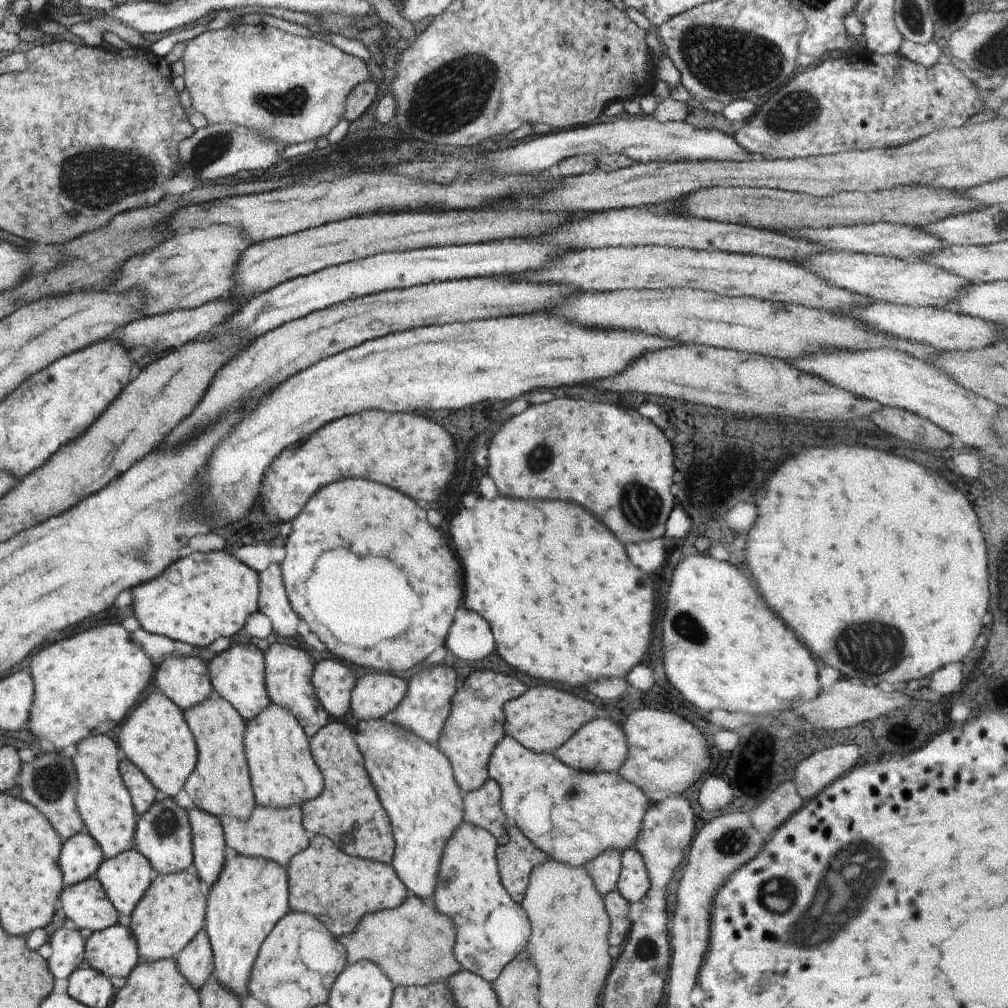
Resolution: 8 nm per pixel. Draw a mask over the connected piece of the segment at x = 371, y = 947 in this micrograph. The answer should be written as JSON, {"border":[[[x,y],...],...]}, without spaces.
{"border":[[[408,894],[400,906],[363,915],[362,920],[353,927],[354,932],[337,938],[347,951],[347,964],[356,964],[360,960],[374,962],[382,968],[382,972],[385,972],[395,987],[406,985],[421,987],[432,982],[446,981],[449,976],[462,970],[461,964],[454,958],[453,953],[457,936],[454,922],[449,916],[438,912],[432,900],[427,902],[416,895]]]}

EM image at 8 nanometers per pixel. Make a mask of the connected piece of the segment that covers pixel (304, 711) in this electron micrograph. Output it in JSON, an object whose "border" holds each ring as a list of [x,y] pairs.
{"border":[[[284,643],[272,644],[264,652],[264,674],[266,674],[266,692],[270,700],[292,713],[302,725],[306,736],[311,739],[320,728],[324,728],[328,722],[328,712],[322,708],[322,704],[316,696],[316,691],[311,682],[315,662],[308,658],[308,650],[300,650]]]}

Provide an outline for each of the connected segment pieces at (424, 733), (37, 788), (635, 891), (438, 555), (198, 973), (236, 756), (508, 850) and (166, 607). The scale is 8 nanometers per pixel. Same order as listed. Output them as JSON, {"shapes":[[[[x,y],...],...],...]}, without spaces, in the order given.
{"shapes":[[[[436,664],[421,672],[416,672],[407,681],[404,700],[390,712],[388,719],[402,726],[404,730],[409,730],[412,734],[420,736],[426,742],[435,744],[442,728],[444,728],[444,722],[450,714],[452,698],[456,694],[456,682],[458,682],[458,676],[456,676],[454,668],[445,664]]],[[[58,750],[36,755],[22,767],[19,786],[22,798],[39,809],[64,840],[85,831],[84,818],[80,818],[80,810],[77,808],[77,769],[70,757],[62,756]]],[[[633,846],[622,852],[621,873],[617,882],[618,892],[629,903],[642,900],[650,888],[650,877],[644,857]]],[[[350,478],[348,480],[338,480],[338,482],[328,484],[326,488],[322,488],[318,492],[318,496],[310,498],[310,502],[302,508],[302,514],[292,522],[292,526],[294,526],[294,530],[288,536],[288,542],[284,546],[286,548],[286,552],[284,552],[286,558],[280,564],[288,600],[290,600],[292,608],[297,612],[299,618],[308,624],[310,632],[316,634],[326,644],[328,652],[338,656],[338,660],[346,660],[346,664],[359,664],[364,668],[394,674],[395,672],[410,670],[410,668],[422,664],[436,648],[445,646],[444,640],[446,640],[446,636],[450,632],[450,626],[454,622],[454,614],[456,614],[456,610],[458,610],[458,606],[462,602],[462,596],[464,596],[462,566],[460,566],[458,558],[454,556],[450,544],[444,540],[444,536],[436,528],[432,528],[428,524],[426,512],[412,498],[408,498],[408,496],[404,496],[404,494],[392,490],[392,488],[386,488],[382,484],[370,482],[370,480],[356,480],[356,478],[354,480],[350,480]]],[[[200,929],[174,960],[182,976],[186,977],[197,991],[198,988],[202,988],[206,980],[212,977],[215,969],[213,952],[206,931]]],[[[216,691],[185,711],[186,724],[198,748],[198,762],[184,790],[198,809],[216,817],[232,816],[248,820],[256,805],[251,776],[244,756],[244,730],[246,723],[236,709]]],[[[508,823],[506,832],[508,842],[497,847],[496,862],[502,886],[516,904],[521,904],[532,869],[544,864],[549,856],[536,848],[514,824]]],[[[225,550],[208,552],[206,554],[190,554],[174,561],[160,576],[131,589],[134,618],[140,622],[140,628],[146,632],[162,635],[170,640],[180,640],[193,647],[210,646],[214,640],[230,638],[244,630],[246,618],[259,611],[259,582],[258,571],[242,564],[235,555]]]]}

